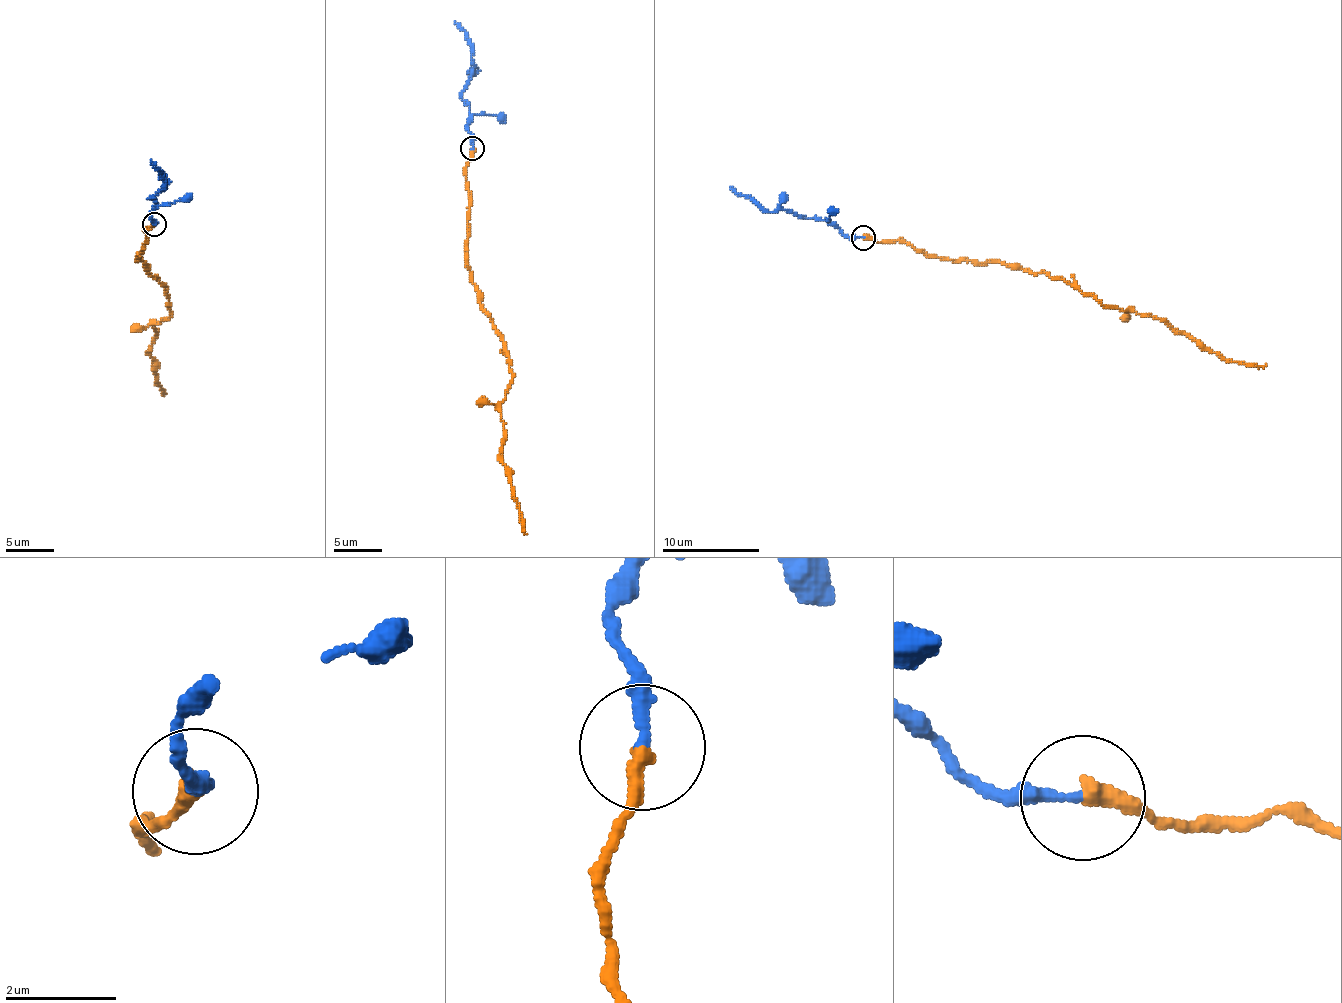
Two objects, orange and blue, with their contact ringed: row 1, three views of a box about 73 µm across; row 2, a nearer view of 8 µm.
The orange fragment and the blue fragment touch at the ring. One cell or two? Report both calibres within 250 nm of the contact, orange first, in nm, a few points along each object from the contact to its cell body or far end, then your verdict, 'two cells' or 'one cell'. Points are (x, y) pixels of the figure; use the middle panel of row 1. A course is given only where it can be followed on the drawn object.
calibres 320 and 220 nm; course orange (473, 149), (466, 167), (470, 281), (509, 358), (512, 378), (501, 412), (503, 465), (527, 534); course blue (473, 149), (467, 123), (469, 105), (462, 98), (473, 69), (470, 39), (454, 21); one cell

